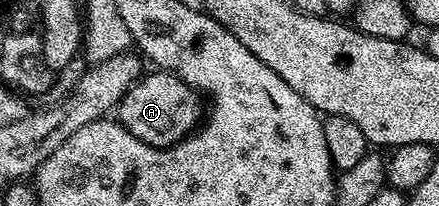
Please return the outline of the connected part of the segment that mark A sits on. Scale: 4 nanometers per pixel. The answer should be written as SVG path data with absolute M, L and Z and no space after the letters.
M174 71L149 72L136 80L128 88L125 95L119 99L117 119L120 124L125 126L125 130L129 130L129 134L133 134L141 142L152 144L155 148L170 148L172 144L178 144L179 141L196 131L197 125L204 115L205 108L204 105L199 105L200 93L196 92L194 88L190 88Z

